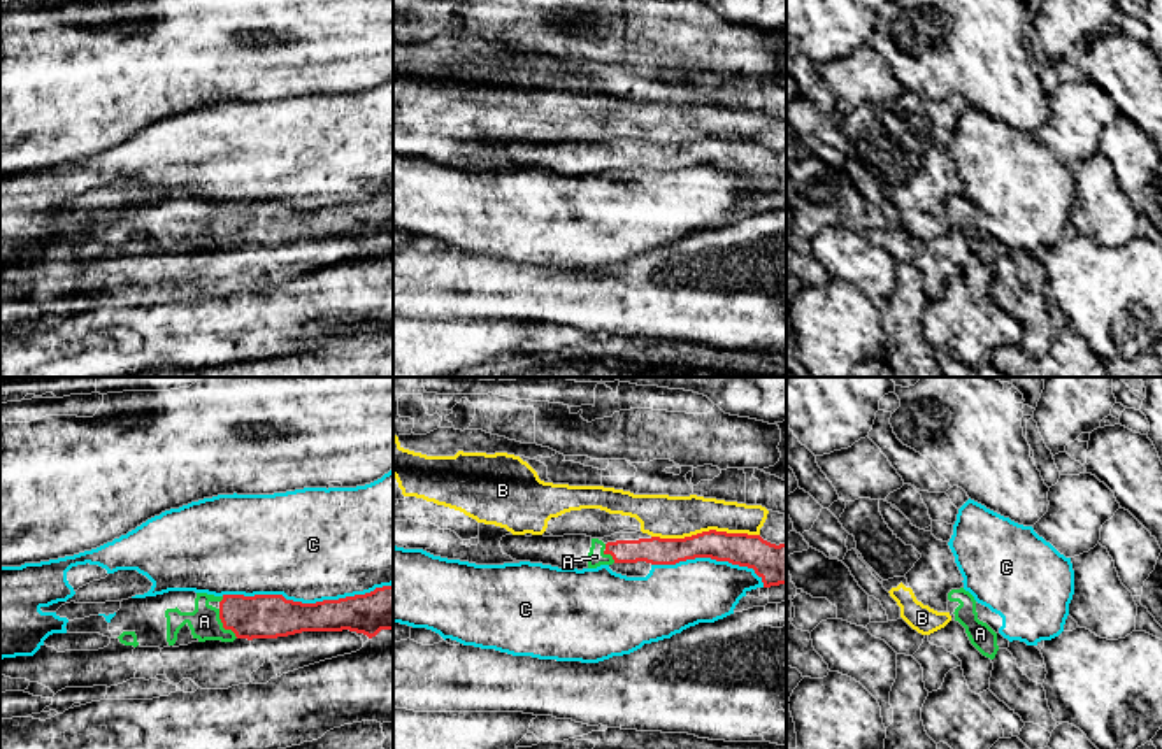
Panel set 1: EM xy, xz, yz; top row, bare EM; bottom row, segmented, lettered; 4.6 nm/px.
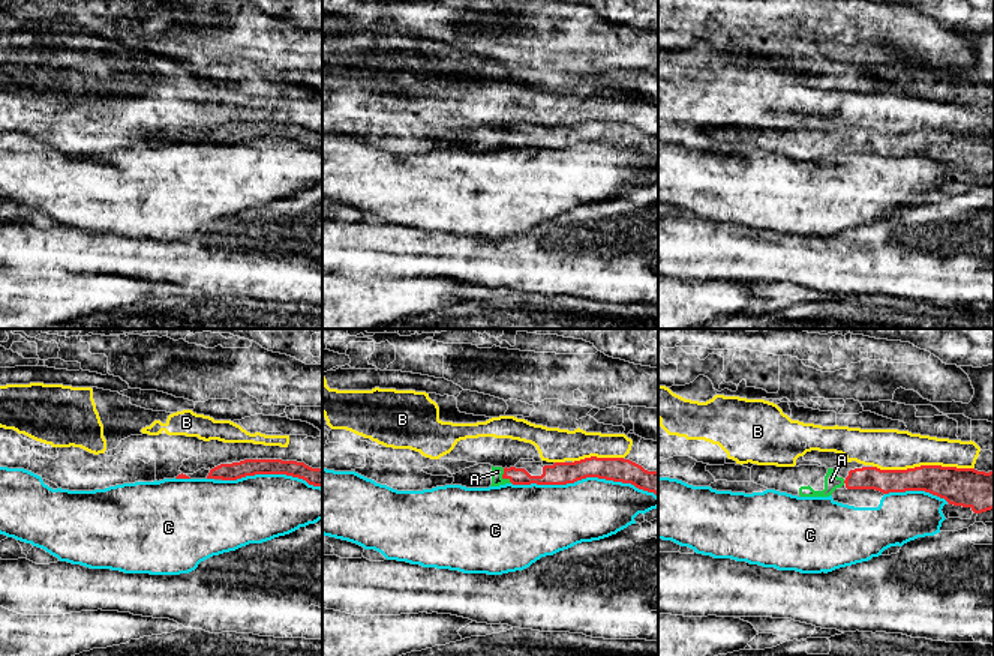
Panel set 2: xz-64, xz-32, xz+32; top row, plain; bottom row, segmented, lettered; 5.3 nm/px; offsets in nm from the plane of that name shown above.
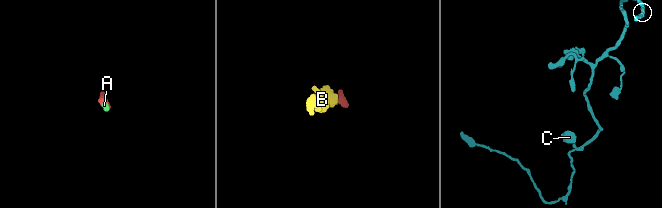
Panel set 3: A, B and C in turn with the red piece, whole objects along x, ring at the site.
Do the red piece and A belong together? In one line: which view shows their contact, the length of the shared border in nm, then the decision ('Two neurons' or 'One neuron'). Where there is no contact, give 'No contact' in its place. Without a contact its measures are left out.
Touches red in xy. Shared border 160 nm. One neuron

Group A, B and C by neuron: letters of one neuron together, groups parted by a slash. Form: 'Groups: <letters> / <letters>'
Groups: A / B / C

